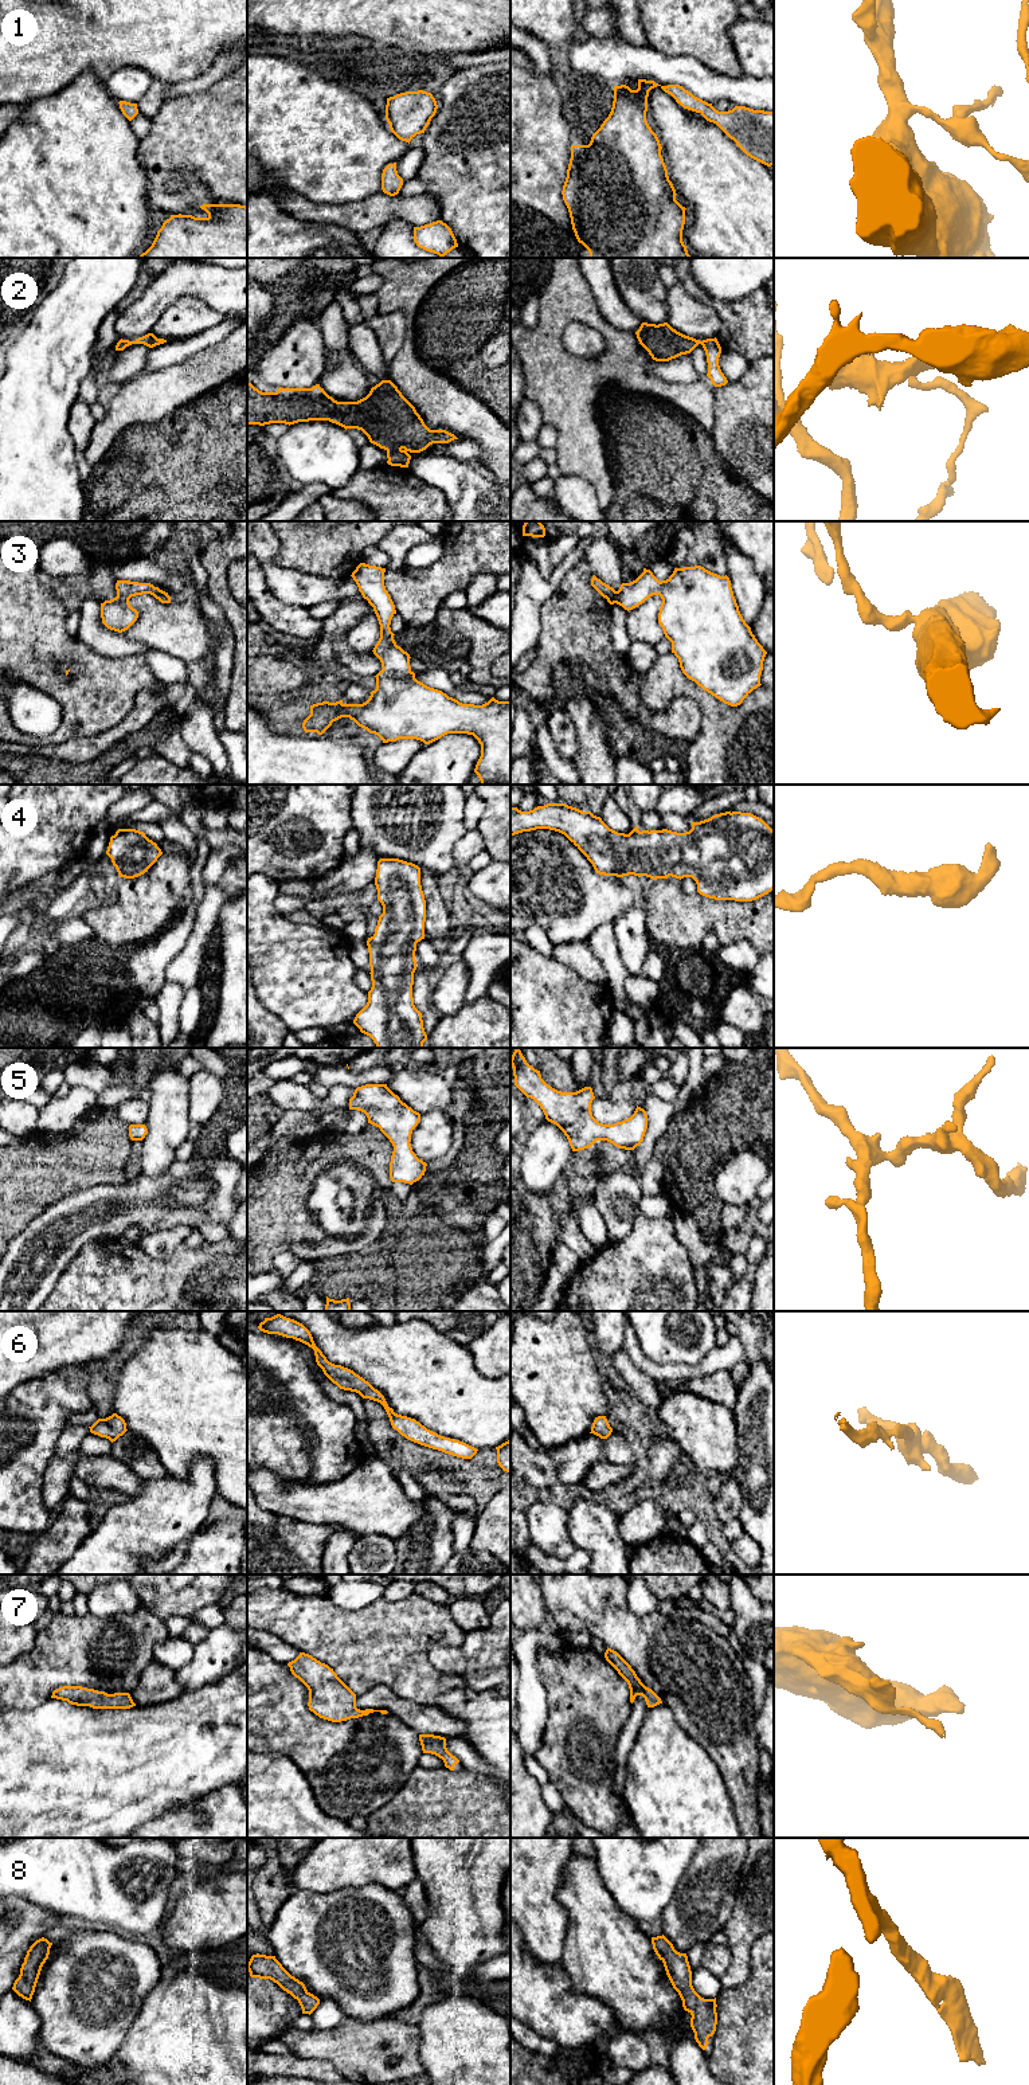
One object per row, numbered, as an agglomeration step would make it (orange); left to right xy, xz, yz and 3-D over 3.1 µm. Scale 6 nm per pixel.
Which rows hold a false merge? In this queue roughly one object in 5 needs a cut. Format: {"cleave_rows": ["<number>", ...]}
{"cleave_rows": ["2"]}

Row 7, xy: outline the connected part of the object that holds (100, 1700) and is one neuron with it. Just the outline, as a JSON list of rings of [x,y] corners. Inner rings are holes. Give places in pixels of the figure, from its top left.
[[[63,1686],[52,1691],[51,1698],[93,1709],[130,1709],[136,1706],[129,1693],[107,1694],[82,1686]]]

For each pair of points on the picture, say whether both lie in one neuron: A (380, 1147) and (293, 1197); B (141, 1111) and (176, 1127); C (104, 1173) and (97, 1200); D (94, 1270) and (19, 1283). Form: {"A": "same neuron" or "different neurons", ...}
{"A": "same neuron", "B": "different neurons", "C": "different neurons", "D": "different neurons"}

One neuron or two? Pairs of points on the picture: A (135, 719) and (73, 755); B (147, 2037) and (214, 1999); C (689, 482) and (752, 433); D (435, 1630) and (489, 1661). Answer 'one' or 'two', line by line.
A: one
B: one
C: two
D: two

